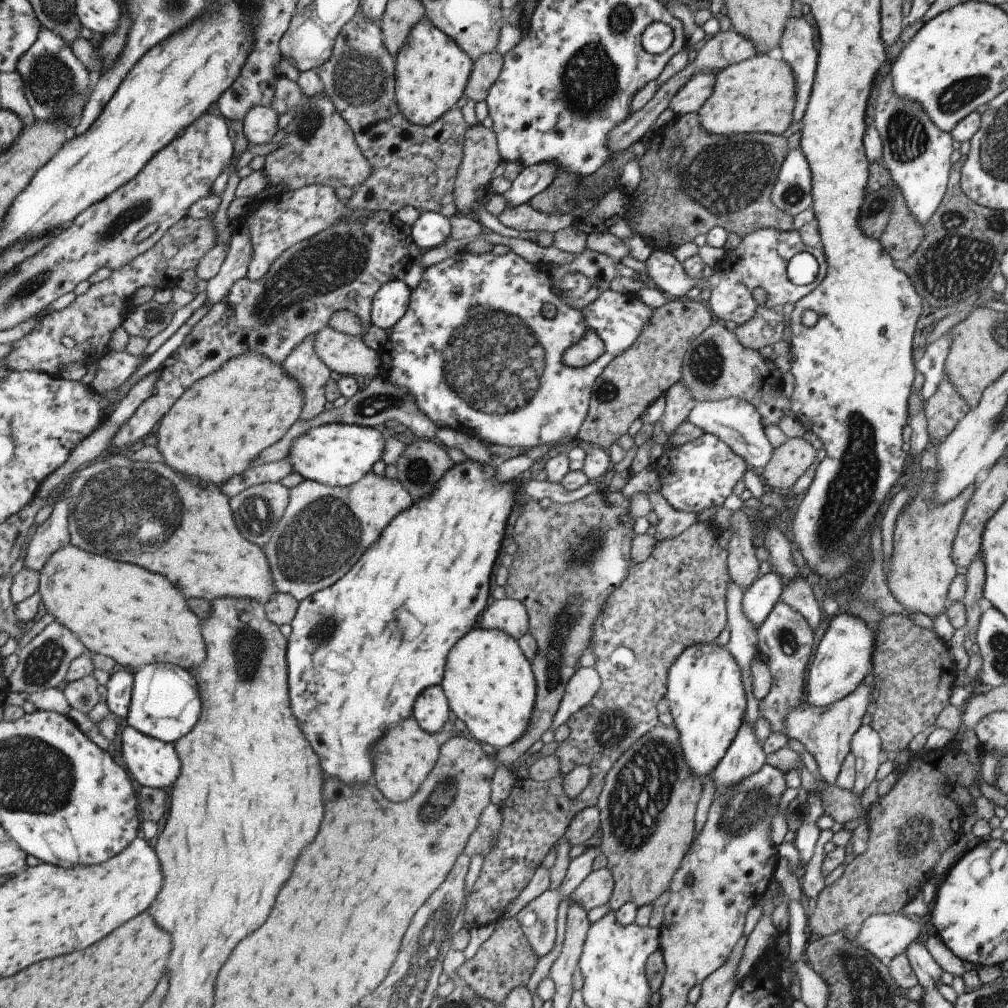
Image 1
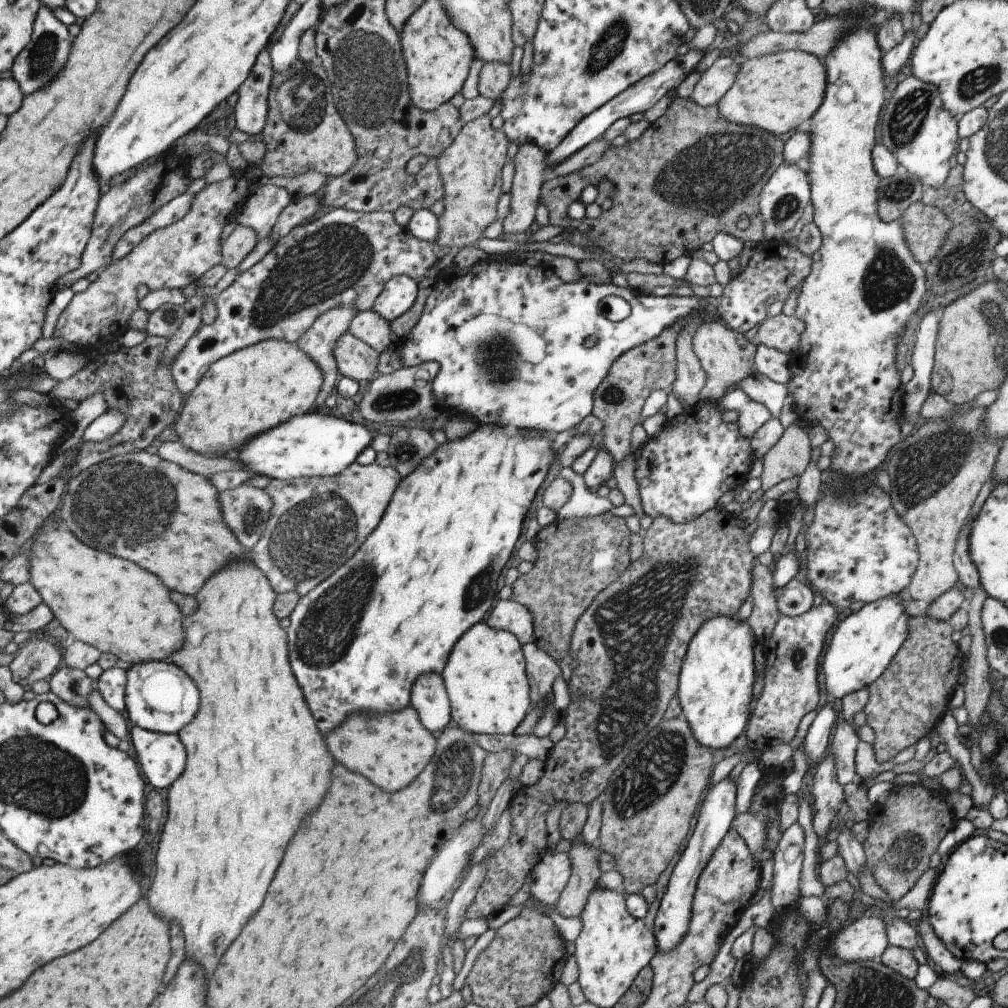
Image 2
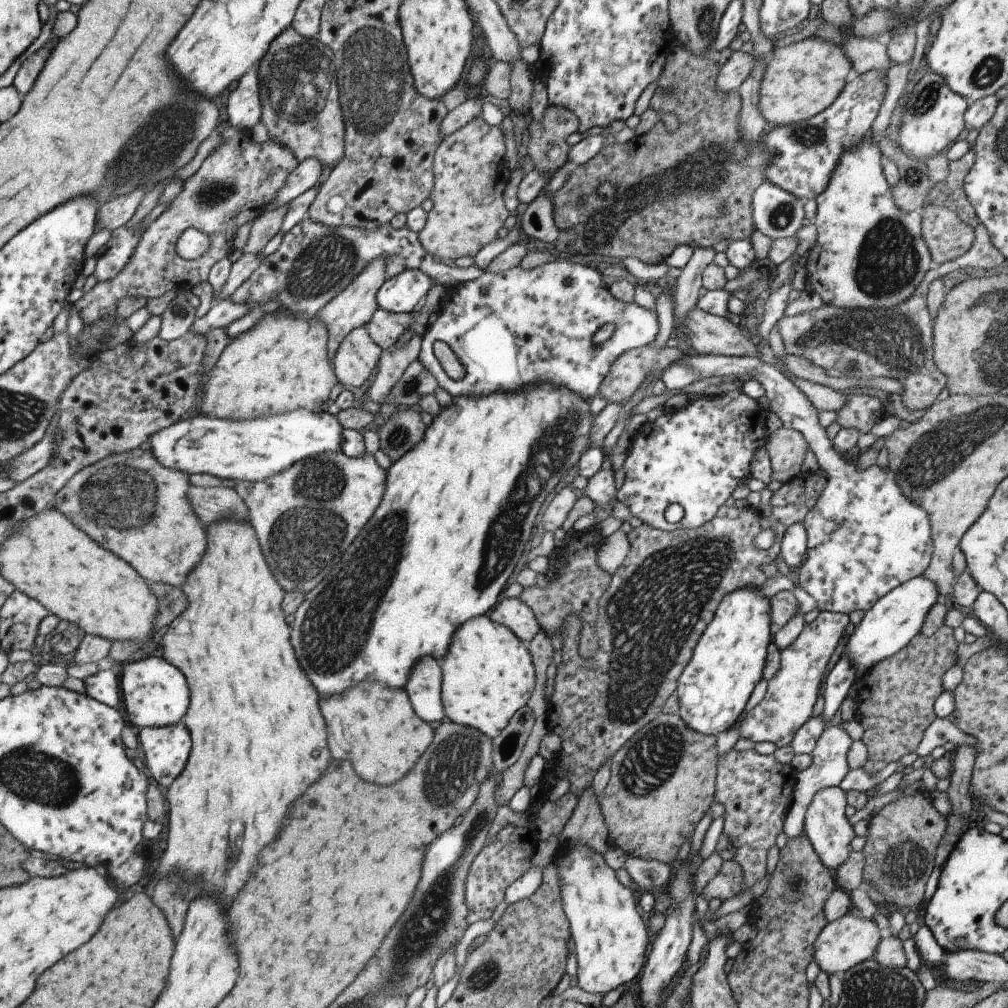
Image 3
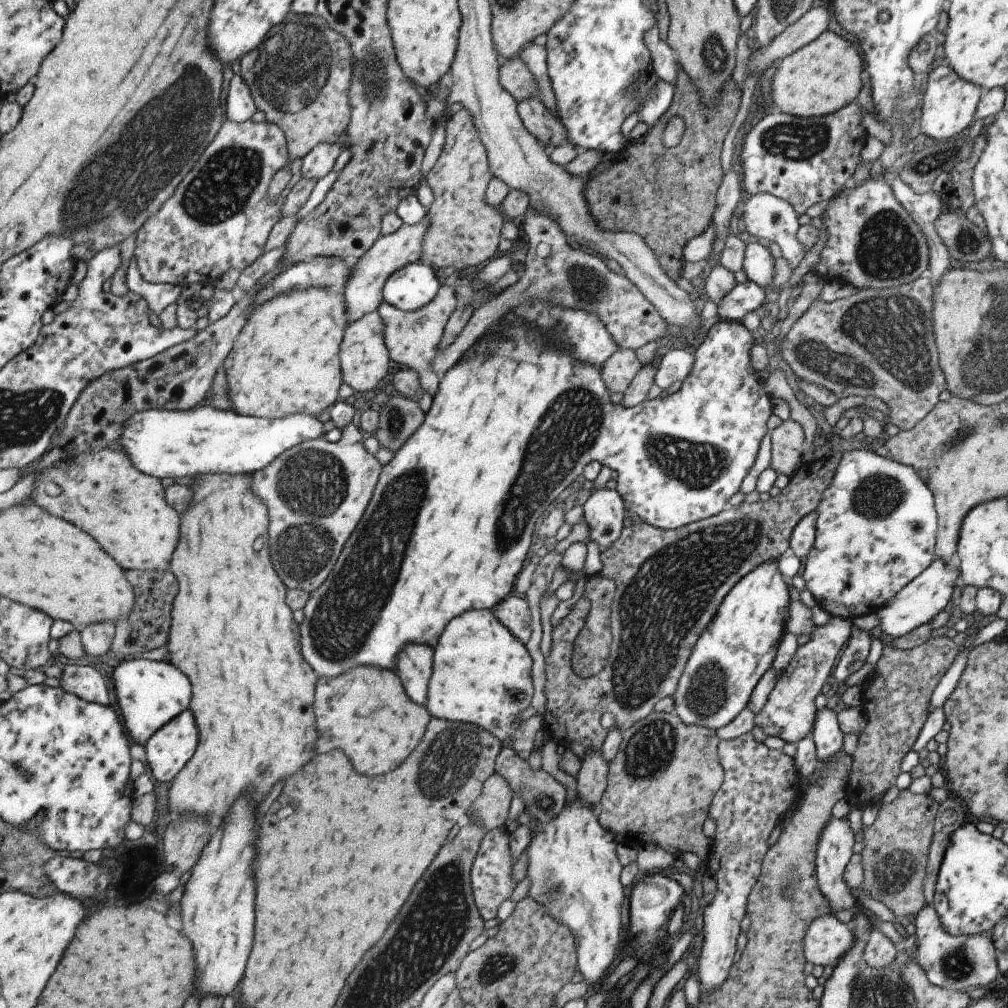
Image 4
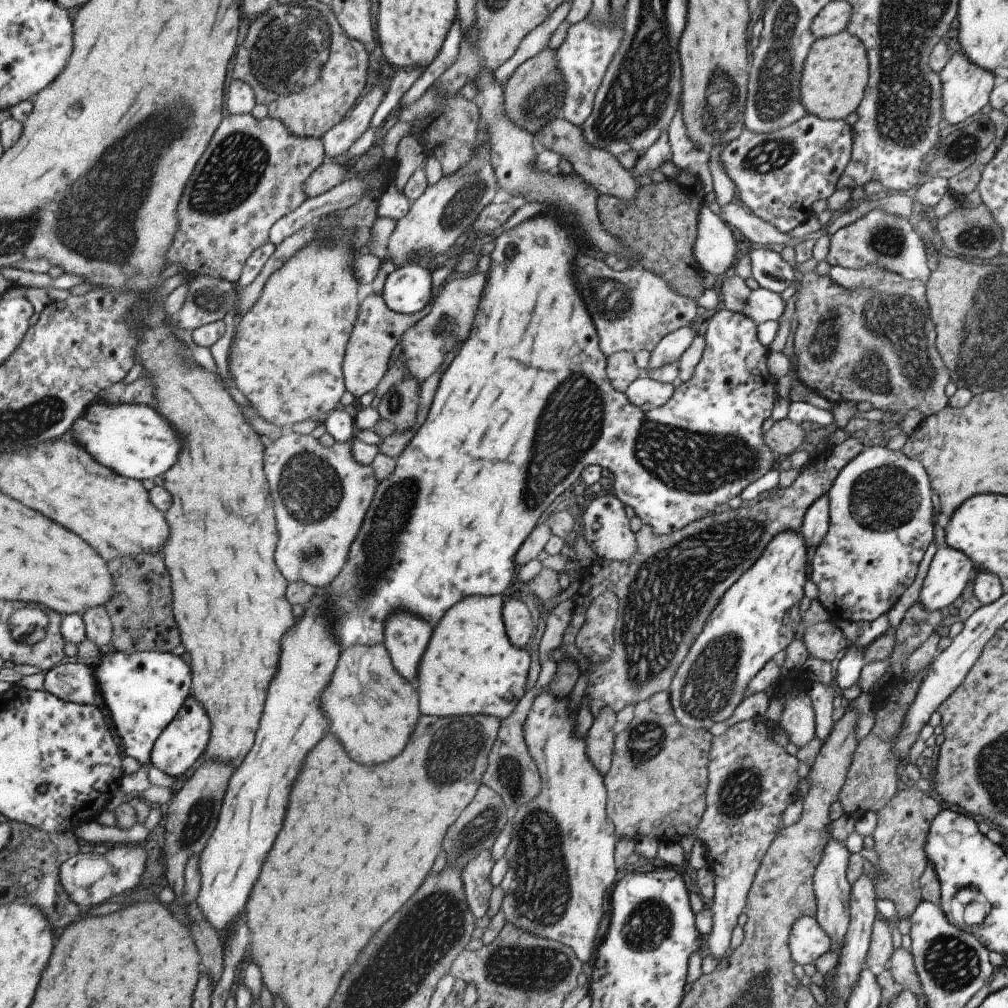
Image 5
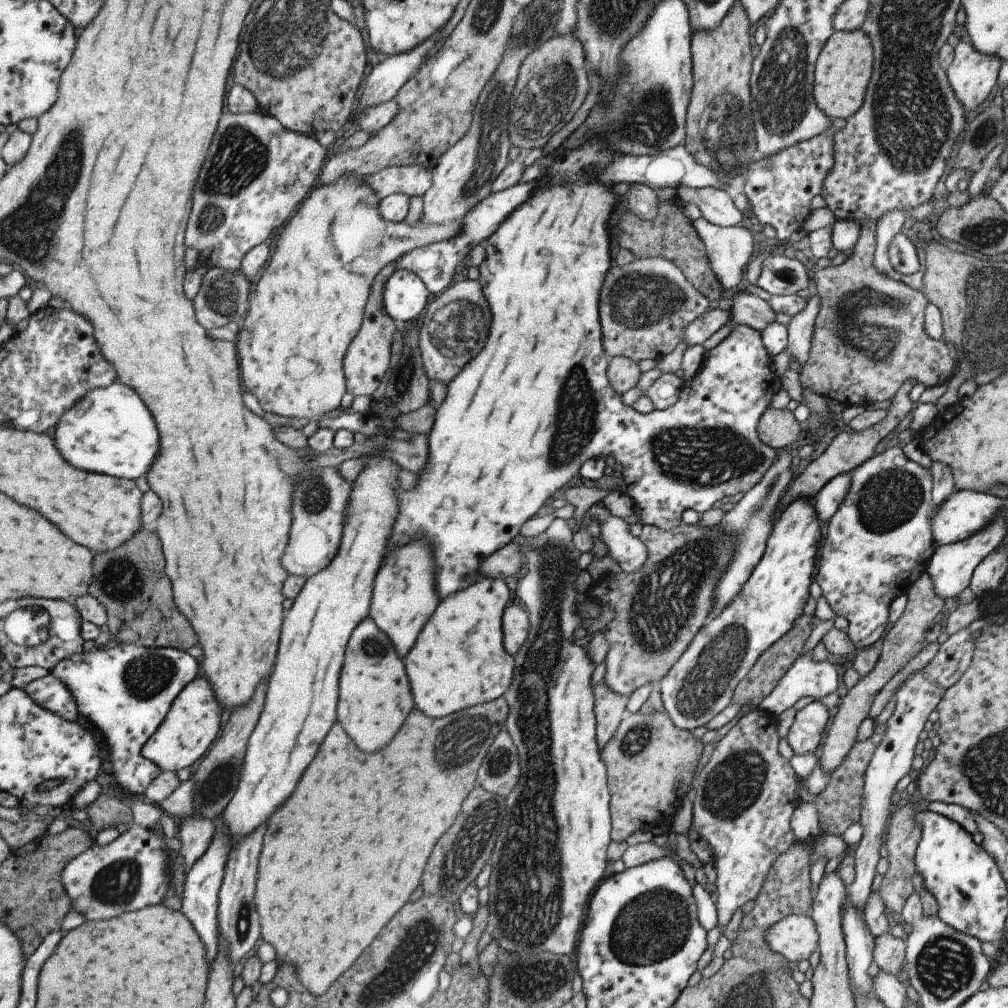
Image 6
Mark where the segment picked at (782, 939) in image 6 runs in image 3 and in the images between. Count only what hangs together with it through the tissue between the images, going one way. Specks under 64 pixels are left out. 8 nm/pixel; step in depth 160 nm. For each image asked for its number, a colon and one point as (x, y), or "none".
3: (842, 943)
4: (826, 939)
5: (806, 941)

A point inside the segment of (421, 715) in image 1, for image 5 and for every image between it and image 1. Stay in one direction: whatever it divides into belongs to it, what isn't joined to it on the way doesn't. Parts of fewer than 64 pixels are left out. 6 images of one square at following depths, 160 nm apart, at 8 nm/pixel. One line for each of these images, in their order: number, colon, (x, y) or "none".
2: (428, 697)
3: (423, 685)
4: (414, 669)
5: (405, 636)

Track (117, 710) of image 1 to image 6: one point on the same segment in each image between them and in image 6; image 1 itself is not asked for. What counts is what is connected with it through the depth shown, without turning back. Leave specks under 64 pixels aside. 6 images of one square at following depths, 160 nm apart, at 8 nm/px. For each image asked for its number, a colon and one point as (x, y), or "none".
2: (112, 683)
3: (104, 686)
4: (84, 681)
5: (73, 682)
6: (53, 694)

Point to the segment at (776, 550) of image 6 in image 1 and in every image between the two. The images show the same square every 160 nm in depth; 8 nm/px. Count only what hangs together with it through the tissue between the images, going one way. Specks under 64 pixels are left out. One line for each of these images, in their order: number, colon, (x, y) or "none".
1: (704, 691)
2: (715, 681)
3: (727, 661)
4: (738, 646)
5: (756, 617)

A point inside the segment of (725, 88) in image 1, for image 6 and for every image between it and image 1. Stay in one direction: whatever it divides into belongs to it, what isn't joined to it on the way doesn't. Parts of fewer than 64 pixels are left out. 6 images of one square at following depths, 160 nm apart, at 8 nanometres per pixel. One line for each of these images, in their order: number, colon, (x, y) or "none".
2: (777, 92)
3: (800, 80)
4: (819, 78)
5: (834, 73)
6: (841, 71)

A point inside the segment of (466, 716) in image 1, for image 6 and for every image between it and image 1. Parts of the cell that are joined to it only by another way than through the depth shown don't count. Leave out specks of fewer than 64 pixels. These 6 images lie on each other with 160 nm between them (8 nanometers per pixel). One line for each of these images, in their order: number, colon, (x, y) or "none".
2: (485, 681)
3: (487, 675)
4: (481, 674)
5: (468, 667)
6: (457, 660)

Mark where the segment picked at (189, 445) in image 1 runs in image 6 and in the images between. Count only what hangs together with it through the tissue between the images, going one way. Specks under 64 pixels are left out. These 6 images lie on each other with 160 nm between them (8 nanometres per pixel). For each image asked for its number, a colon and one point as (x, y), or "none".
2: (253, 389)
3: (279, 365)
4: (285, 361)
5: (287, 357)
6: (309, 303)

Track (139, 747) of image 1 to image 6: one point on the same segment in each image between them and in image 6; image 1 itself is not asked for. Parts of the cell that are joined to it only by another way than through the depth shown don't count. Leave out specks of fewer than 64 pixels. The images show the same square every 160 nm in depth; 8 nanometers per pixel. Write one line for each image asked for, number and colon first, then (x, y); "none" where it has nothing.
2: (162, 756)
3: (165, 750)
4: (168, 751)
5: (184, 741)
6: (190, 729)

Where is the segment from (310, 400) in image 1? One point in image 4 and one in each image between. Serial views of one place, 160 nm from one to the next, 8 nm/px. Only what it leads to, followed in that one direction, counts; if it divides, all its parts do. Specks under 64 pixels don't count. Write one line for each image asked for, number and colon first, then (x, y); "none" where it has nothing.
2: (318, 342)
3: (353, 306)
4: (362, 292)

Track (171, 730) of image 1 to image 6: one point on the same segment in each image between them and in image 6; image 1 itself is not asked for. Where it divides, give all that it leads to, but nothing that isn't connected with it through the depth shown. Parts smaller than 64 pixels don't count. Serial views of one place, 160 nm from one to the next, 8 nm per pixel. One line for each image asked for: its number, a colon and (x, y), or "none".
2: (160, 697)
3: (156, 694)
4: (150, 694)
5: (143, 691)
6: (126, 691)

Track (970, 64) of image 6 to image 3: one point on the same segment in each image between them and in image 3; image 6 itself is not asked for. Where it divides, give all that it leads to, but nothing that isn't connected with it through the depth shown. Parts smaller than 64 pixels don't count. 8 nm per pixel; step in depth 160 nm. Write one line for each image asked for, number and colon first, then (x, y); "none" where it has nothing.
3: (932, 118)
4: (947, 106)
5: (964, 87)

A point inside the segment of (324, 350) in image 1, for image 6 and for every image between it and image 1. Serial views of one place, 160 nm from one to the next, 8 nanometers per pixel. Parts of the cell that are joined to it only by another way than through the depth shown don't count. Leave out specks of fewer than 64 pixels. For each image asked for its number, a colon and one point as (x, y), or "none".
2: (354, 359)
3: (356, 355)
4: (363, 359)
5: (377, 329)
6: (366, 361)

